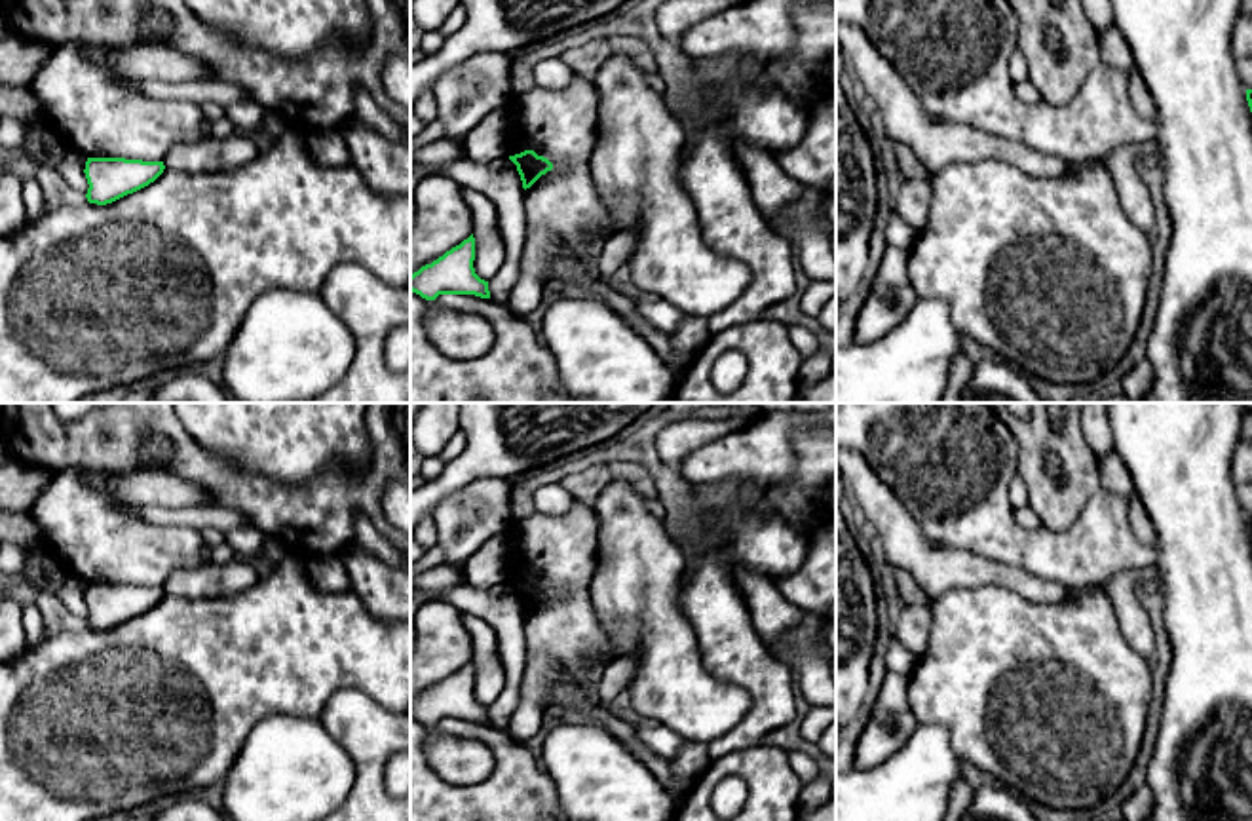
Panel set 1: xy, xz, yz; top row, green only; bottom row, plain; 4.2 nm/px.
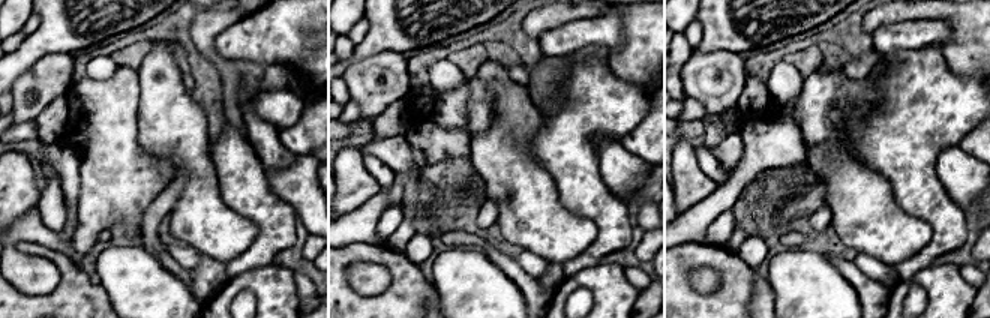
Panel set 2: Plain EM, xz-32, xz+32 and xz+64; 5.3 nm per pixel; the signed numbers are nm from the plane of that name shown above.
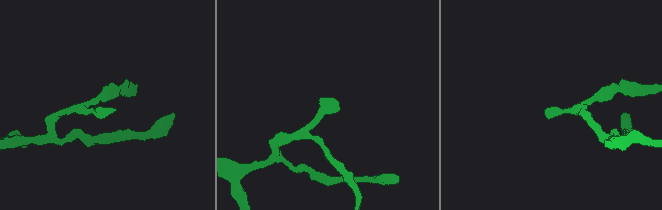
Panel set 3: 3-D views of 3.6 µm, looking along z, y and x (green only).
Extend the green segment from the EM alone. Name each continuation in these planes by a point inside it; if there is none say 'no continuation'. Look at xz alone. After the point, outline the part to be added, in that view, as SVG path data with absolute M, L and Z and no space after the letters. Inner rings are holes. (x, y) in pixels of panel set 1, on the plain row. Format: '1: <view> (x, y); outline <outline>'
no continuation

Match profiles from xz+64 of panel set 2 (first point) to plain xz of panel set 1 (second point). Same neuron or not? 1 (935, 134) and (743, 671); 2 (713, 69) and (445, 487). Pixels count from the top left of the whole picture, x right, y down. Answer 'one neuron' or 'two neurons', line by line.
1: one neuron
2: two neurons

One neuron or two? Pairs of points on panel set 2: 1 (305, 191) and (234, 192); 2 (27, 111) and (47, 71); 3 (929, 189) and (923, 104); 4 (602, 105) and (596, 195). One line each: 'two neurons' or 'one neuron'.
1: two neurons
2: one neuron
3: one neuron
4: one neuron

